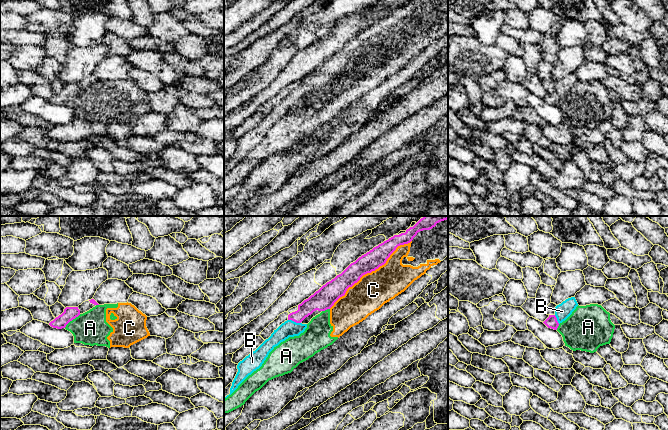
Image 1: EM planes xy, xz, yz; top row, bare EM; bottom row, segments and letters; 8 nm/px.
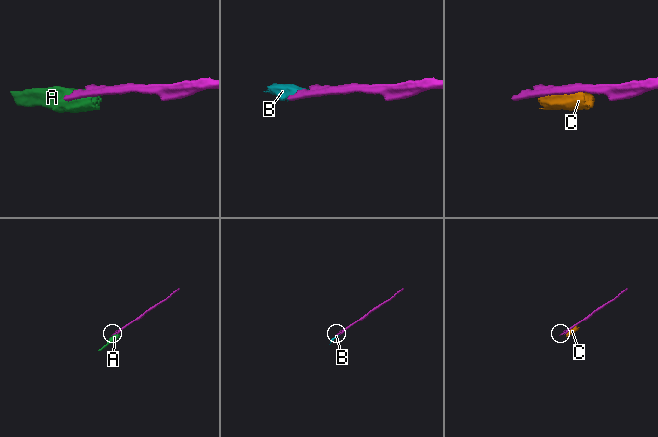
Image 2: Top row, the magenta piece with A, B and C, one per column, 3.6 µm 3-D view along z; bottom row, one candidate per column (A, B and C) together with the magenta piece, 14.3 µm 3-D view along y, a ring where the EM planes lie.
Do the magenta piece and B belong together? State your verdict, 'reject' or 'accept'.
accept

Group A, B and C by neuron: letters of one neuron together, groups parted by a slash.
A C / B

